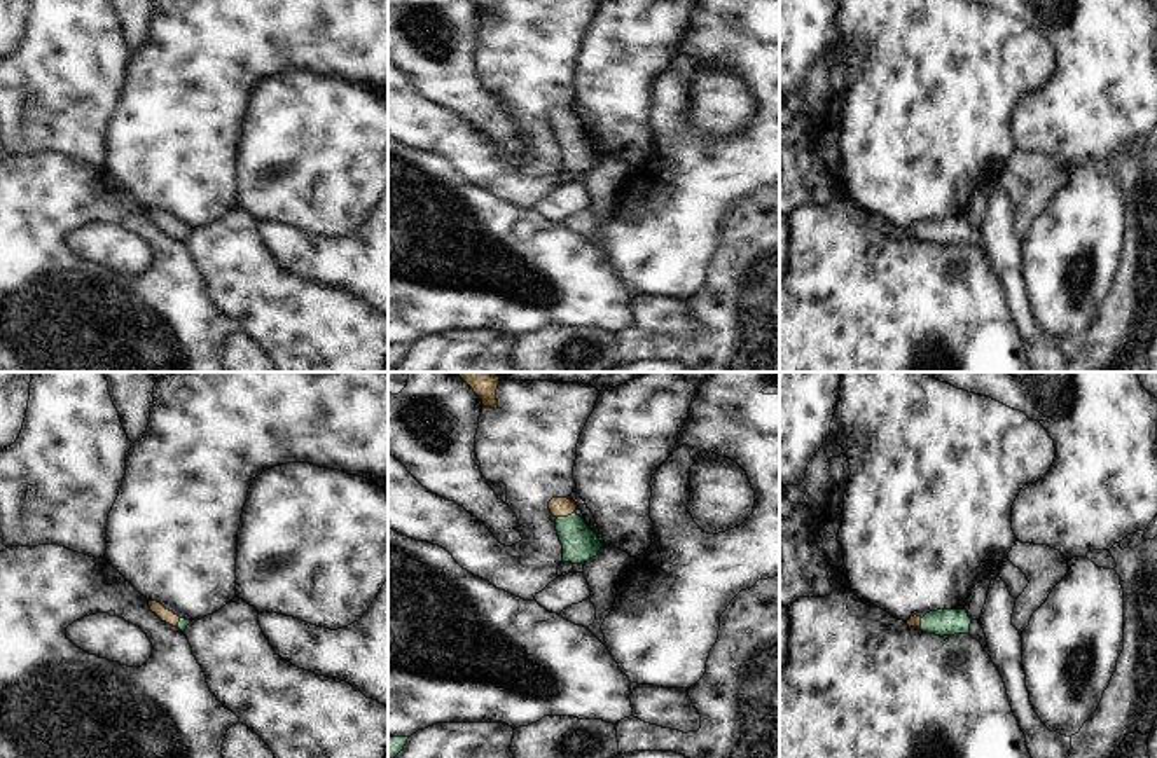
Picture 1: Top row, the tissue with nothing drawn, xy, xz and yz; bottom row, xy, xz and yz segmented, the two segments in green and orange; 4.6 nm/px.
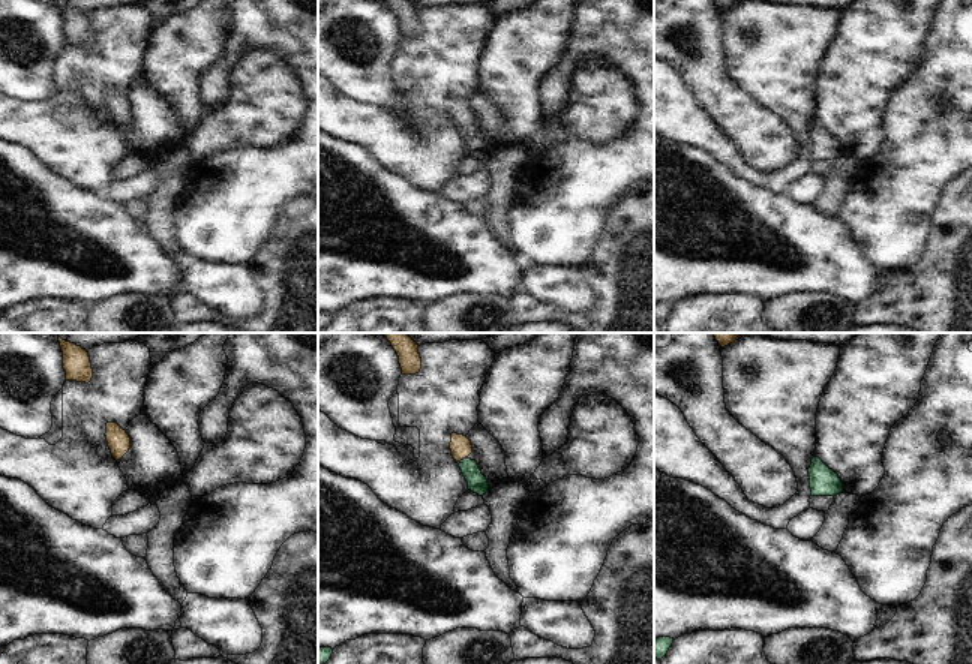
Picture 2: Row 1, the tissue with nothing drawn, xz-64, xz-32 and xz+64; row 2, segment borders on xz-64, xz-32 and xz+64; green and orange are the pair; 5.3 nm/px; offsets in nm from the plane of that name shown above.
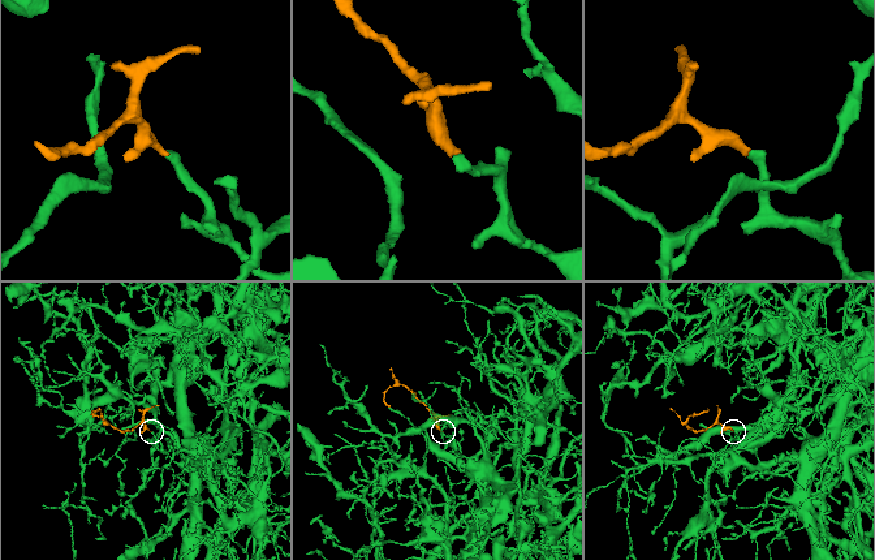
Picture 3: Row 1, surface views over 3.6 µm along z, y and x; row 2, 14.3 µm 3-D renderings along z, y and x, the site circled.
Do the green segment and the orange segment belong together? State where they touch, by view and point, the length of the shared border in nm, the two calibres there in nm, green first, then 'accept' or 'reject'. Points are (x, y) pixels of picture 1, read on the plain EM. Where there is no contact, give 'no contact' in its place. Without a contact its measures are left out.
meets green in xz at (565, 126); contact 80 nm long; 160 nm thick on the green side, 100 nm on the other; accept

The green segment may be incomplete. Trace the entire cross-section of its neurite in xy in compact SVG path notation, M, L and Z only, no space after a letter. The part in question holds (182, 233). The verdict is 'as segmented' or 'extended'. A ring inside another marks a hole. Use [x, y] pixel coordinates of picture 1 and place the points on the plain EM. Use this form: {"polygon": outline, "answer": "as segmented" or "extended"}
{"polygon": "M149 210L149 217L152 222L156 222L163 231L178 236L182 241L185 241L187 234L191 229L180 227L173 220L166 218L161 211L157 210Z", "answer": "extended"}

